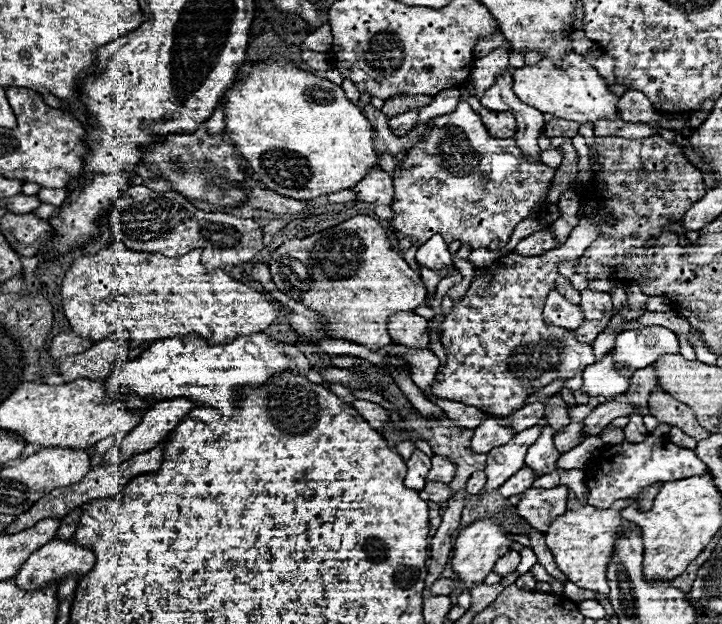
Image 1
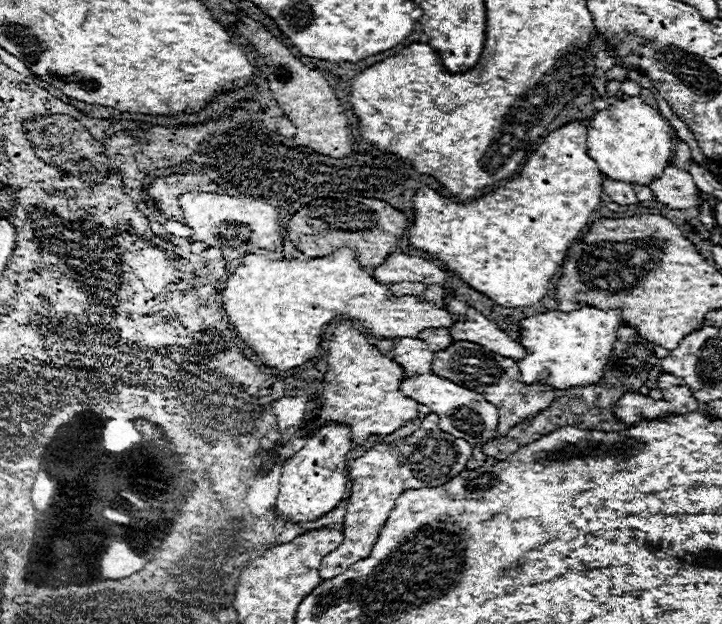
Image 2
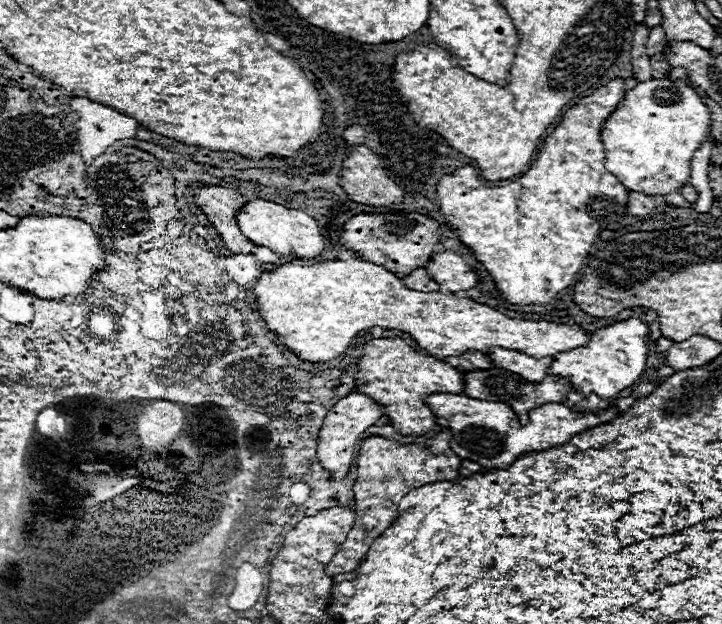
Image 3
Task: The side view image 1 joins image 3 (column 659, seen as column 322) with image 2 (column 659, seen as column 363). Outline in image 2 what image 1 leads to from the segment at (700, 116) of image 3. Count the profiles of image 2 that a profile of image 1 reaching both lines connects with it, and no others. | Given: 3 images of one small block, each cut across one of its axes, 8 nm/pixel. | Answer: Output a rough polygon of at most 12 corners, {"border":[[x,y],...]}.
{"border":[[640,96],[590,118],[588,156],[650,186],[674,160],[672,124]]}

